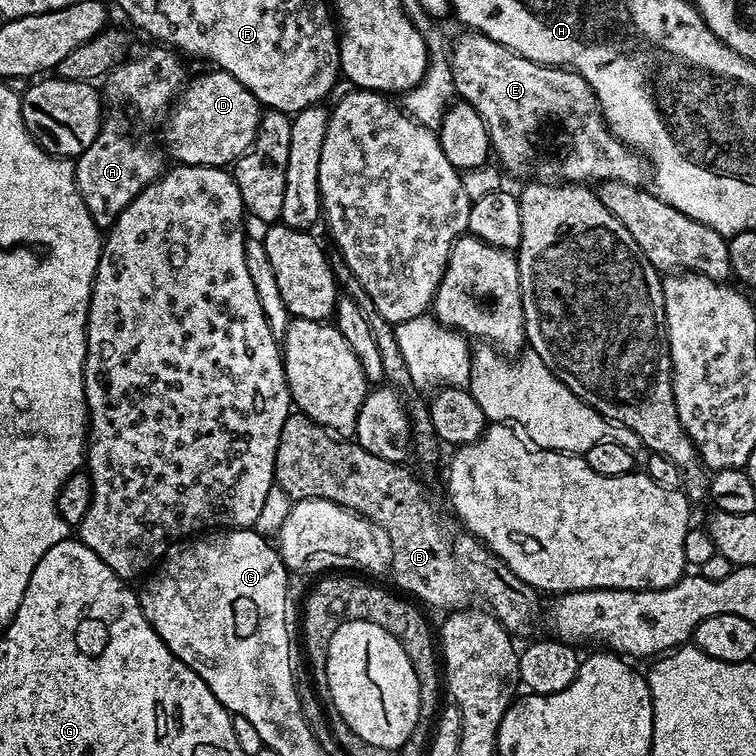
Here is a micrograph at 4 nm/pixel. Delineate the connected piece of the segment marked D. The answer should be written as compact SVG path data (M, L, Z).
M208 70L201 76L196 76L183 85L182 91L177 95L163 125L164 144L168 147L167 155L173 156L177 165L201 164L211 168L224 168L235 165L236 161L247 152L248 147L254 142L258 122L262 115L262 105L259 100L238 82L229 72Z

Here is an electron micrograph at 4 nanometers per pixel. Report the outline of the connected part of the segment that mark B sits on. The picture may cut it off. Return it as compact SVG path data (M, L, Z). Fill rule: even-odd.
M292 410L289 411L286 422L282 422L282 434L278 438L274 484L284 491L292 502L329 500L338 506L349 508L359 516L365 516L371 524L383 530L390 549L390 573L392 572L393 582L397 584L395 587L401 593L415 598L421 605L429 604L432 608L455 610L467 609L477 603L475 600L481 600L479 603L491 612L513 637L531 637L531 632L536 628L536 619L539 616L541 619L542 616L541 593L522 582L522 578L518 578L518 574L514 574L514 570L510 570L510 566L506 566L502 558L489 552L471 532L459 530L460 532L452 533L440 521L440 516L436 513L435 506L428 501L423 486L412 477L411 470L404 467L408 466L394 460L378 458L378 454L370 454L370 450L357 444L355 439L341 438L314 422L306 413Z

